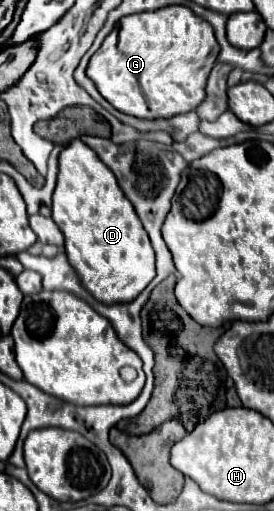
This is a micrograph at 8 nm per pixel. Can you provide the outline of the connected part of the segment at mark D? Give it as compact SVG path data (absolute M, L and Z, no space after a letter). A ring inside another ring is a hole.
M73 140L59 154L53 220L65 236L71 266L97 300L105 304L135 300L155 278L155 254L133 204L125 198L113 172L81 140Z

